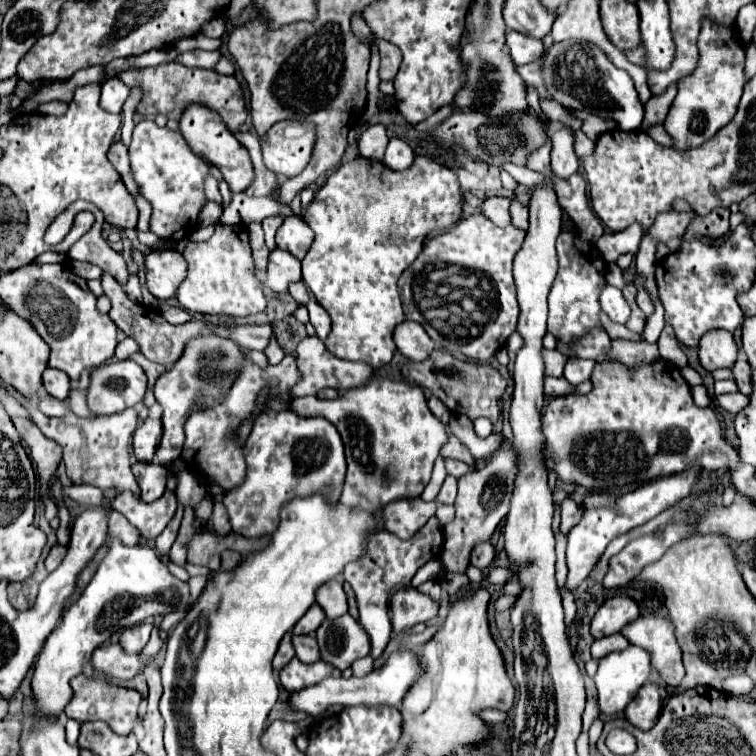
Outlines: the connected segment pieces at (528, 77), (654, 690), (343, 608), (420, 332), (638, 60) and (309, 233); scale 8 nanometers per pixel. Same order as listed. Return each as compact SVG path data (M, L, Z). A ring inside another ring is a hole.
M543 56L537 62L533 62L533 64L517 66L517 72L523 76L523 80L525 80L527 86L531 86L531 88L537 90L537 94L539 94L541 100L553 100L551 92L545 90L545 78L541 74L541 62L543 62Z
M647 682L645 686L641 686L633 702L629 702L629 706L625 708L625 716L633 726L641 730L651 730L659 718L661 706L663 702L661 702L659 686Z
M337 580L325 582L317 590L317 604L323 608L323 612L327 614L329 620L345 614L347 612L347 598L343 592L343 586Z
M405 320L397 326L393 340L397 344L397 350L413 362L421 362L421 360L429 358L429 354L435 350L435 344L427 336L425 328L411 320Z
M639 44L639 48L627 50L627 52L625 52L625 56L627 56L627 60L629 60L629 62L639 64L639 66L643 66L643 68L645 68L645 48L643 48L643 44Z
M287 216L281 228L277 230L275 242L279 248L291 252L297 260L303 260L313 244L313 230L303 222L301 216Z

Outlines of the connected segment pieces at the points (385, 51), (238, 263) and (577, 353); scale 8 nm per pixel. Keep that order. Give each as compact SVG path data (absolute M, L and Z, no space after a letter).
M377 40L379 50L381 50L381 70L379 70L379 78L383 82L391 82L397 76L399 64L401 64L401 52L385 40Z
M217 224L215 234L209 238L209 242L187 242L183 256L189 264L189 270L177 288L177 300L185 310L229 316L249 316L265 310L263 284L253 274L247 226Z
M593 330L589 332L575 348L569 348L565 344L557 344L557 350L563 352L569 358L589 358L595 362L609 362L613 360L611 356L607 356L607 352L611 350L611 338L607 336L605 330Z

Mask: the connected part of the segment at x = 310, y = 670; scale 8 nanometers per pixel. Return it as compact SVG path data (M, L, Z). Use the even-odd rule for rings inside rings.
M293 658L279 674L279 680L283 684L283 688L287 692L299 692L303 688L309 688L317 682L321 682L323 678L331 676L333 672L333 666L329 666L327 662L319 660L319 662L313 662L313 664L303 664L301 660Z

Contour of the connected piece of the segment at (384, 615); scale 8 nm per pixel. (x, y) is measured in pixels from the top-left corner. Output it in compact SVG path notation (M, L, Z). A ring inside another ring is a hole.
M431 518L413 538L401 540L387 530L377 530L371 538L369 552L359 562L351 562L345 566L345 580L351 584L357 606L359 606L359 622L365 632L371 636L371 654L379 658L391 640L391 618L389 618L389 598L395 588L409 586L415 572L437 556L437 546L443 546L443 532L437 518ZM439 532L439 534L437 534Z

